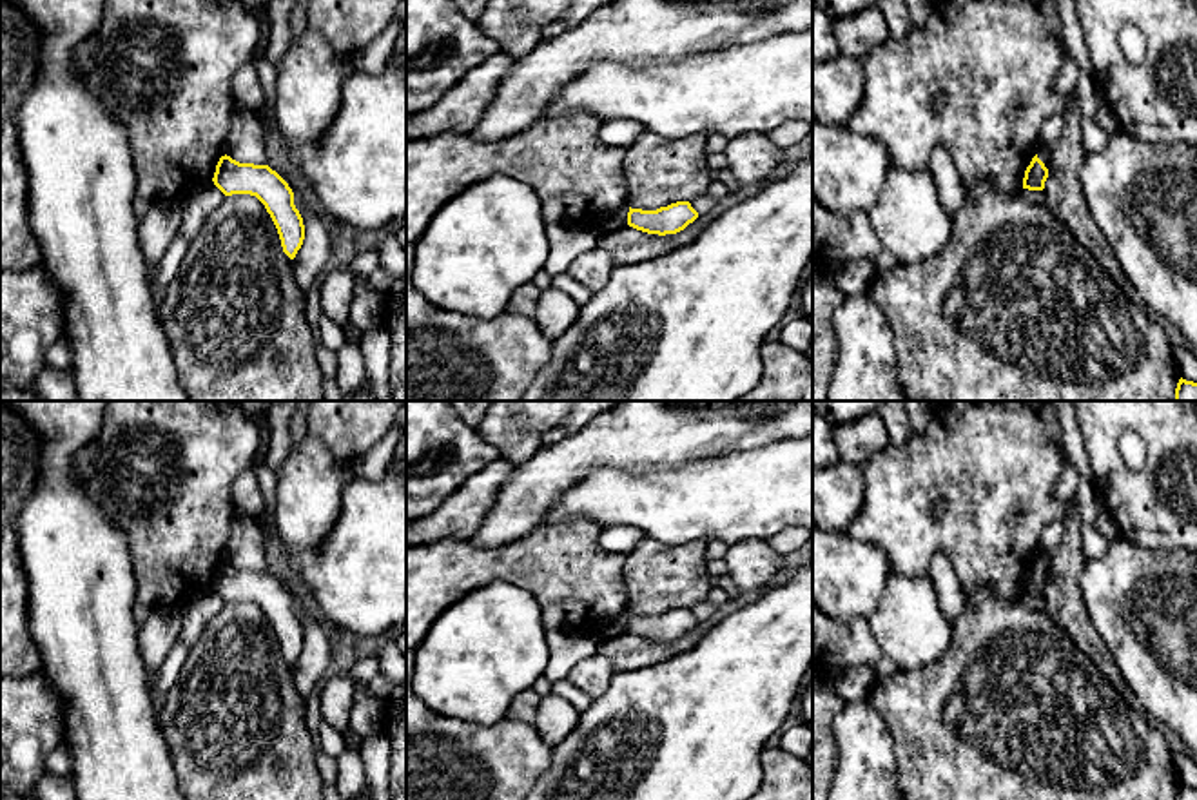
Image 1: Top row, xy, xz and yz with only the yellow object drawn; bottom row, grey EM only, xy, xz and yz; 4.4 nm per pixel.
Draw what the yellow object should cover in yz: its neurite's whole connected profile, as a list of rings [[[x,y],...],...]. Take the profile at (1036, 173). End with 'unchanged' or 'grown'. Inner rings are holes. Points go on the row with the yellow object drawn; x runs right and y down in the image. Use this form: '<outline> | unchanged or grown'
[[[1036,154],[1025,171],[1023,189],[1043,190],[1046,178],[1048,178],[1048,169]]] | unchanged

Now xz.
[[[676,201],[657,210],[631,209],[628,225],[647,234],[676,234],[698,218],[689,201]]] | unchanged

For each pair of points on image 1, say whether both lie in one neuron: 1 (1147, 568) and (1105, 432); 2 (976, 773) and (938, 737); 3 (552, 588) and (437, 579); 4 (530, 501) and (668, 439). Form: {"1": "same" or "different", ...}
{"1": "different", "2": "same", "3": "same", "4": "same"}

